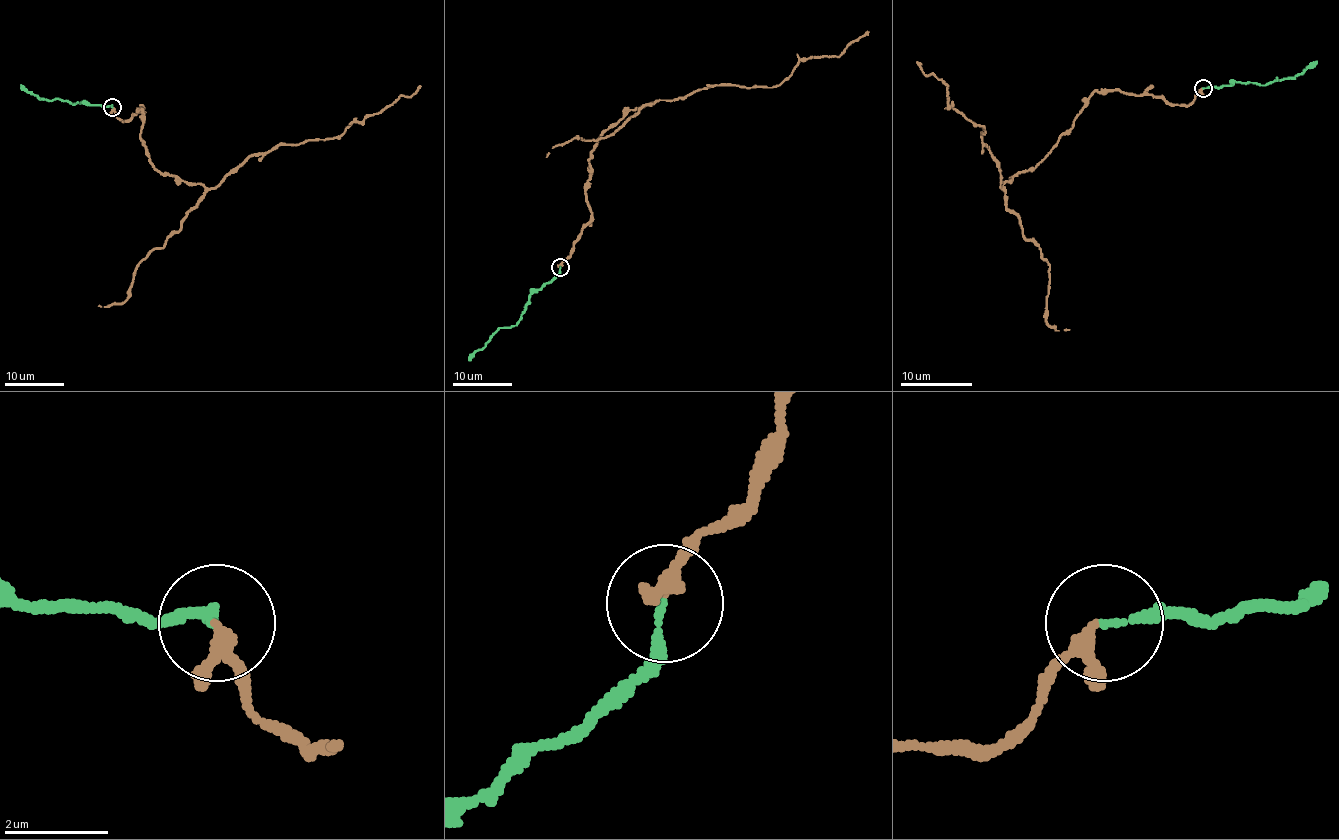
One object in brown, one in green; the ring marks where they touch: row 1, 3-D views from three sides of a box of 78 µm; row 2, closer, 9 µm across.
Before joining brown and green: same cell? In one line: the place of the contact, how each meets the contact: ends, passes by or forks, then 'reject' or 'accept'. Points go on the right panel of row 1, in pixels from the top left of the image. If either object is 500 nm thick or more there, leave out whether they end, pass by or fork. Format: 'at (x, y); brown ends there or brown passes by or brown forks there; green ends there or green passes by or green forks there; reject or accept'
at (1203, 88); brown passes by; green ends there; accept

